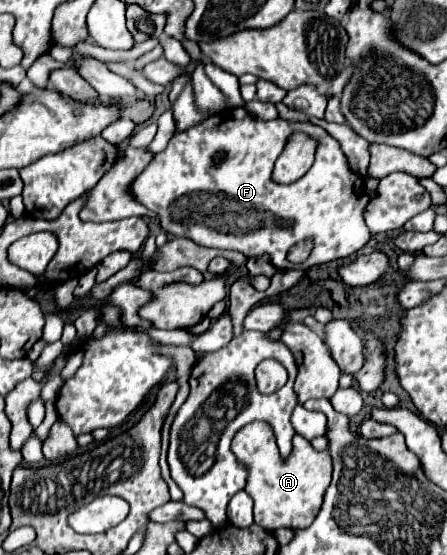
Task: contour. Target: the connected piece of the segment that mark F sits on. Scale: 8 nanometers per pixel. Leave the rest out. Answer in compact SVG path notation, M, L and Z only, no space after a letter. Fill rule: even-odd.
M227 108L209 116L205 122L177 132L167 148L159 152L149 166L135 178L131 184L133 196L151 212L157 214L161 228L173 236L185 236L193 242L207 248L235 250L245 256L269 256L271 264L279 270L283 268L311 268L315 264L325 264L331 260L347 258L361 250L371 238L369 228L363 220L363 210L371 196L363 186L363 178L349 168L349 162L335 138L331 138L323 128L309 122L289 122L283 118L277 120L257 120L245 108ZM301 130L311 134L317 142L315 166L311 166L309 176L299 178L293 184L275 184L271 180L271 170L285 146L285 136ZM225 152L225 158L215 164L215 154ZM301 240L313 240L311 256L301 264L291 264L287 252L293 244Z

